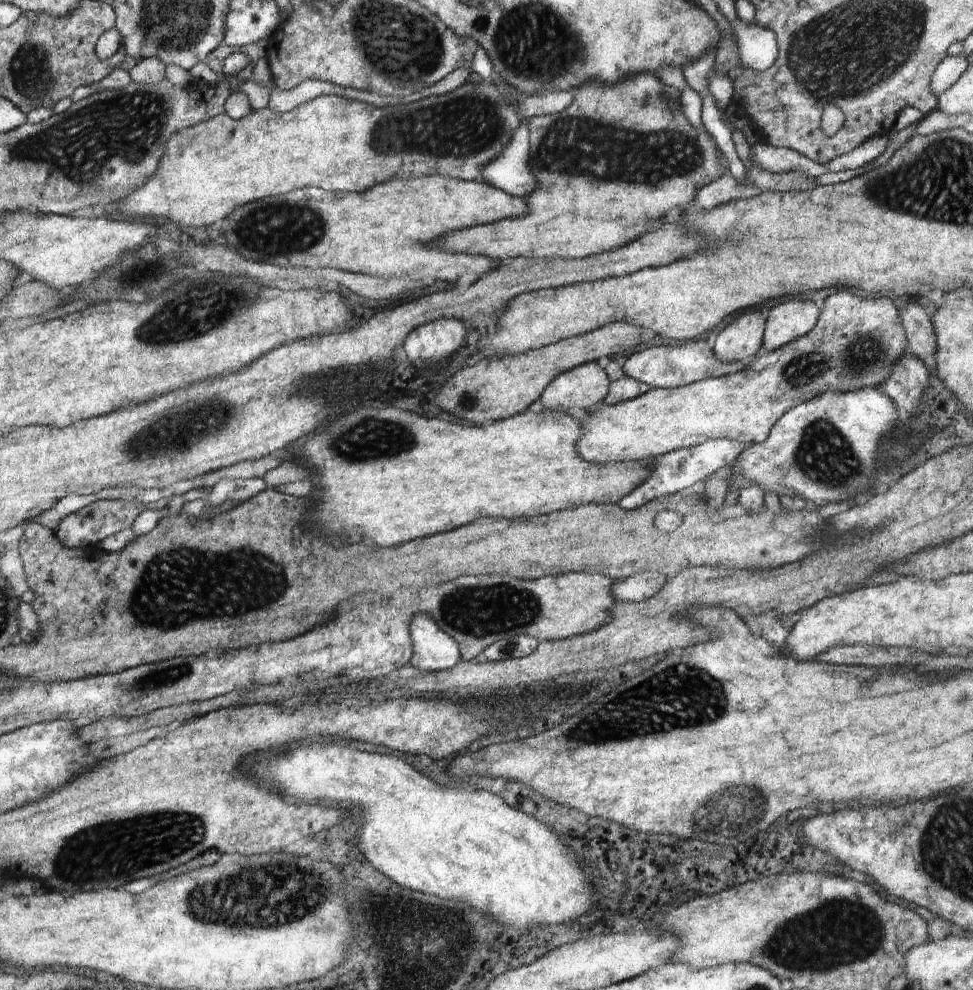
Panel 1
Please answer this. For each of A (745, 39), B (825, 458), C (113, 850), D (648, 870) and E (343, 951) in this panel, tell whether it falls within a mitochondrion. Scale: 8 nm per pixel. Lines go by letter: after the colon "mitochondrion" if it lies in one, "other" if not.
A: other
B: mitochondrion
C: mitochondrion
D: other
E: other

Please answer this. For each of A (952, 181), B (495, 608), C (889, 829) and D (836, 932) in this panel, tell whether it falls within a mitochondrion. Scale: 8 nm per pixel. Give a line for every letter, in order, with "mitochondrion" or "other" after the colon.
A: mitochondrion
B: mitochondrion
C: other
D: mitochondrion

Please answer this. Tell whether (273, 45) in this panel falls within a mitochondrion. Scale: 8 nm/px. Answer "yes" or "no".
no

